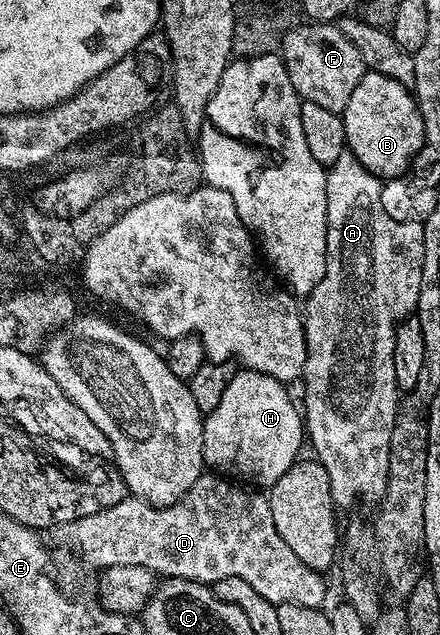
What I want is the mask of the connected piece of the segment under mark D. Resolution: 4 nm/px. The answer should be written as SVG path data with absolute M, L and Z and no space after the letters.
M203 472L196 484L188 488L186 495L170 506L153 506L142 498L128 496L112 508L104 508L92 516L65 523L61 527L62 538L88 565L97 568L136 564L163 579L187 578L203 584L224 580L224 576L240 576L240 580L252 584L252 588L256 588L264 600L275 606L304 604L304 608L323 609L327 605L326 582L322 579L325 577L319 571L308 568L308 564L304 564L304 560L296 557L296 552L292 552L292 548L280 540L276 524L272 524L269 497L265 493L257 494L254 490L233 486L230 482L234 483L217 473Z

